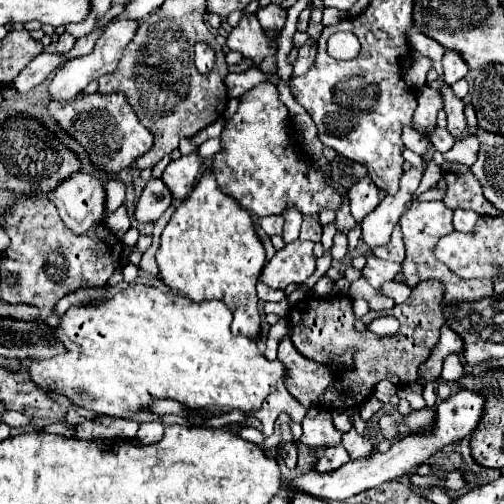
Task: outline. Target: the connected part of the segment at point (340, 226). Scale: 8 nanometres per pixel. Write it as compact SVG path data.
M343 203L343 207L337 211L337 221L335 221L335 227L339 233L349 233L353 229L353 225L357 225L357 221L353 219L353 215L349 213L349 205Z

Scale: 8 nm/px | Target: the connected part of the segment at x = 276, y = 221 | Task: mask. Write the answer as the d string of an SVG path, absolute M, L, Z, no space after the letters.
M271 215L271 217L261 217L259 225L263 227L263 231L271 237L271 235L279 235L283 231L283 223L285 219L281 215Z

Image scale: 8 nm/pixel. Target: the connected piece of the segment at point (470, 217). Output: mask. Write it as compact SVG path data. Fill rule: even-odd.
M457 209L453 213L453 227L455 227L455 231L461 231L461 233L473 233L473 229L477 227L479 217L485 217L485 215L465 211L465 209Z

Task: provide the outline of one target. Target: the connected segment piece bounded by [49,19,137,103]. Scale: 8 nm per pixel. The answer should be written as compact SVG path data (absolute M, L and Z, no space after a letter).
M123 19L123 21L109 23L109 33L103 33L99 37L97 47L95 47L95 51L91 51L91 55L69 59L69 61L65 61L63 65L57 67L57 71L55 71L53 79L51 79L51 85L49 85L51 99L61 101L61 103L69 103L69 101L77 99L77 95L83 93L83 89L85 89L85 85L89 81L97 81L101 75L111 73L117 67L117 63L119 63L119 59L123 55L123 49L133 39L135 31L137 31L137 23L133 19Z

